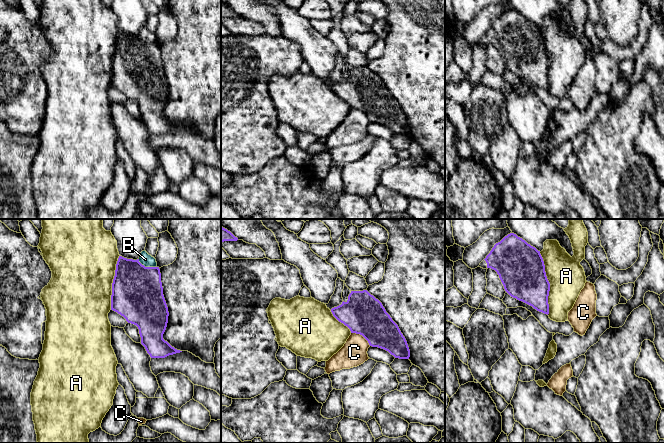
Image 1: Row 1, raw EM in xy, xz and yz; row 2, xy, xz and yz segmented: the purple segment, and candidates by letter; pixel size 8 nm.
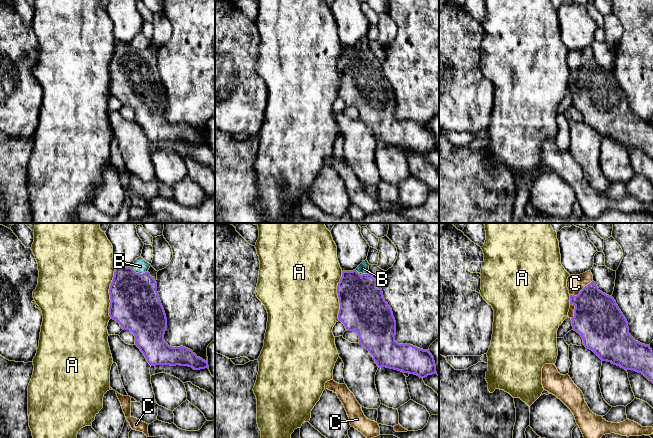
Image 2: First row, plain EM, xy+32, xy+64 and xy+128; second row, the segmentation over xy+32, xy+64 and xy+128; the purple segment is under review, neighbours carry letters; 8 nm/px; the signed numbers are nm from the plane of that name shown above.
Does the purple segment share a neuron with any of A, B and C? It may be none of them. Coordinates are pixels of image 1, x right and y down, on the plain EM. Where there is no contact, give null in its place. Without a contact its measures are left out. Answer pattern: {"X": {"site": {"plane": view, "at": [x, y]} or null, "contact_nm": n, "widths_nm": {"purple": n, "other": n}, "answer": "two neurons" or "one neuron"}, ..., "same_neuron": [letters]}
{"A": {"site": {"plane": "yz", "at": [549, 59]}, "contact_nm": 500, "widths_nm": {"purple": 380, "other": 300}, "answer": "one neuron"}, "B": {"site": {"plane": "xy", "at": [147, 43]}, "contact_nm": 170, "widths_nm": {"purple": 420, "other": 100}, "answer": "two neurons"}, "C": {"site": {"plane": "xz", "at": [361, 110]}, "contact_nm": 190, "widths_nm": {"purple": 320, "other": 200}, "answer": "two neurons"}, "same_neuron": ["A"]}

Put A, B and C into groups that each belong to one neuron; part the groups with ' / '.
A / B C

